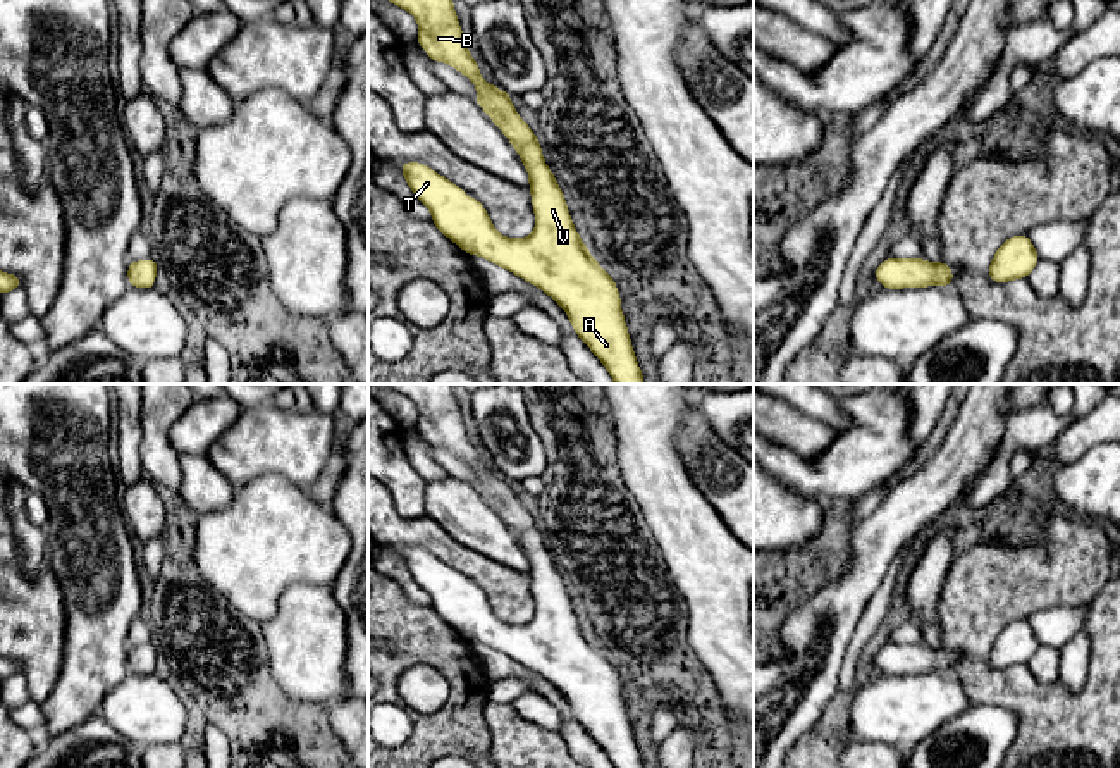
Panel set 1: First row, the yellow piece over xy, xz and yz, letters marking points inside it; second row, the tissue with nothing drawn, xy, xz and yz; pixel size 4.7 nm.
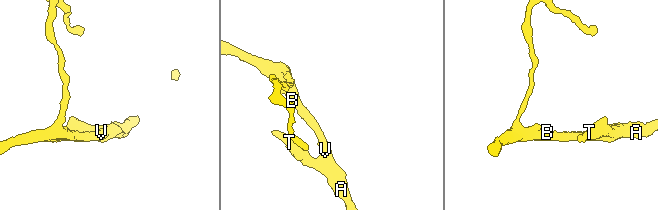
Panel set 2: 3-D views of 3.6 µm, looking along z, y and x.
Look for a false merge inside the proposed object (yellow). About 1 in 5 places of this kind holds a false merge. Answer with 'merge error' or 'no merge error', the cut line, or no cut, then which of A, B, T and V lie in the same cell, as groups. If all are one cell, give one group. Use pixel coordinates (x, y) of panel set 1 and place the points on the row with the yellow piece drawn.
no merge error | no cut | A B T V

